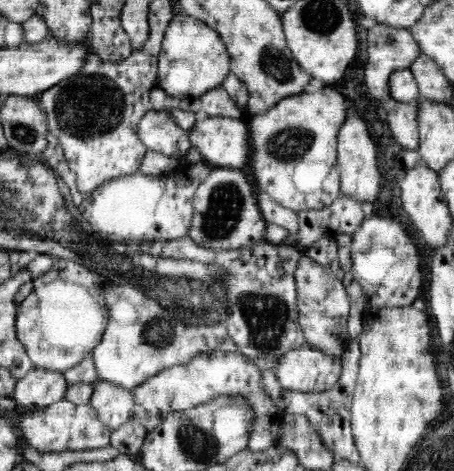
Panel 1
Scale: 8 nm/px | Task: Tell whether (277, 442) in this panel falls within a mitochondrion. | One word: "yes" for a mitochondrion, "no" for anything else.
no

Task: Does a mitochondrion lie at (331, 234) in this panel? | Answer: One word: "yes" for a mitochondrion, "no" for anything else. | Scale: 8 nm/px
no

